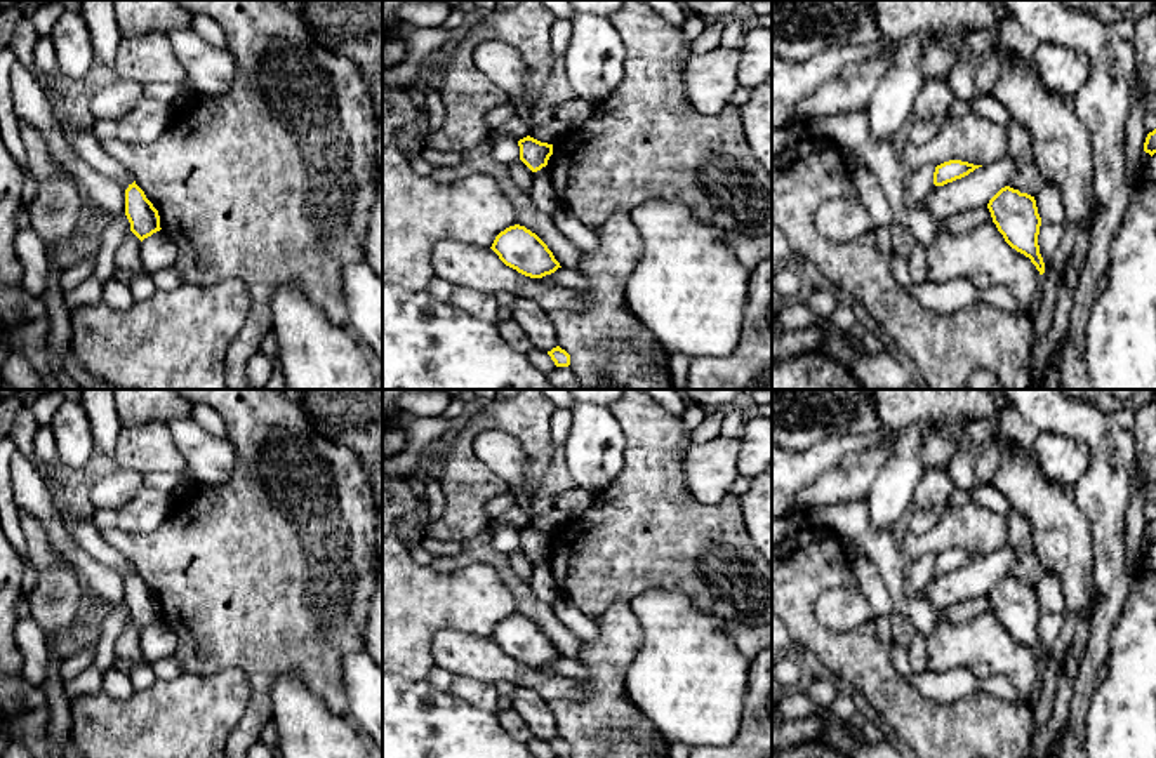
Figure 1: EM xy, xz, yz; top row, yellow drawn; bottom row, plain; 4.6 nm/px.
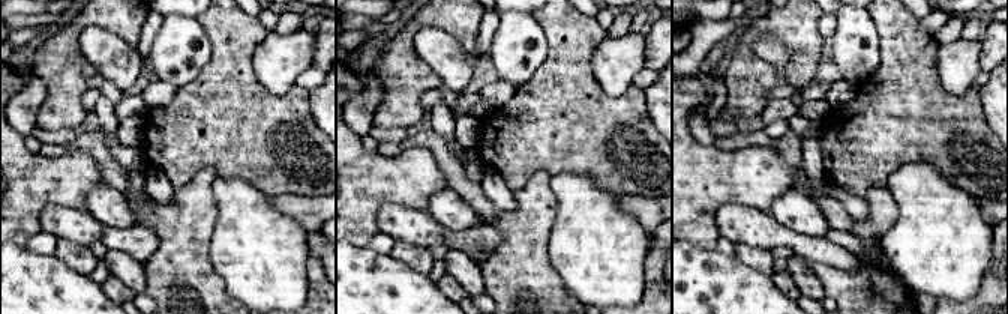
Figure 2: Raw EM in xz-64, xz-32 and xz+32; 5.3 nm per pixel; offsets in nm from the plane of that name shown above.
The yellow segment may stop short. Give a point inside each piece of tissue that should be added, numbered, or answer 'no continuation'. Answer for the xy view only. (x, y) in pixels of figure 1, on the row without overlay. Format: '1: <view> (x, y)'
no continuation

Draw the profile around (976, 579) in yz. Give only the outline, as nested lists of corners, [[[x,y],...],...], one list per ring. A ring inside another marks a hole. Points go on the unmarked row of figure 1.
[[[1005,546],[944,575],[933,574],[923,589],[923,596],[937,610],[951,608],[975,596],[987,596],[989,589],[1008,575],[1013,563],[1015,553]]]

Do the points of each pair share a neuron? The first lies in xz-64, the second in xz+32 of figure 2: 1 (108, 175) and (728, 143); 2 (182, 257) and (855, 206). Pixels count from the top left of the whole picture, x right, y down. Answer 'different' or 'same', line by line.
1: same
2: different

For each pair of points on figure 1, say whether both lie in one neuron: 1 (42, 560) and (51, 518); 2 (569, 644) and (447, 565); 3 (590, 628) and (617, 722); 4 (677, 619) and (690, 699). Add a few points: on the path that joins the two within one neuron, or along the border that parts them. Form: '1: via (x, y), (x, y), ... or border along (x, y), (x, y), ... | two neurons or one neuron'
1: border along (19, 508), (26, 510), (42, 525), (53, 545) | two neurons
2: via (536, 611), (491, 557), (480, 557) | one neuron
3: border along (593, 619), (598, 637), (583, 642) | two neurons
4: via (677, 638), (685, 654), (690, 680) | one neuron

